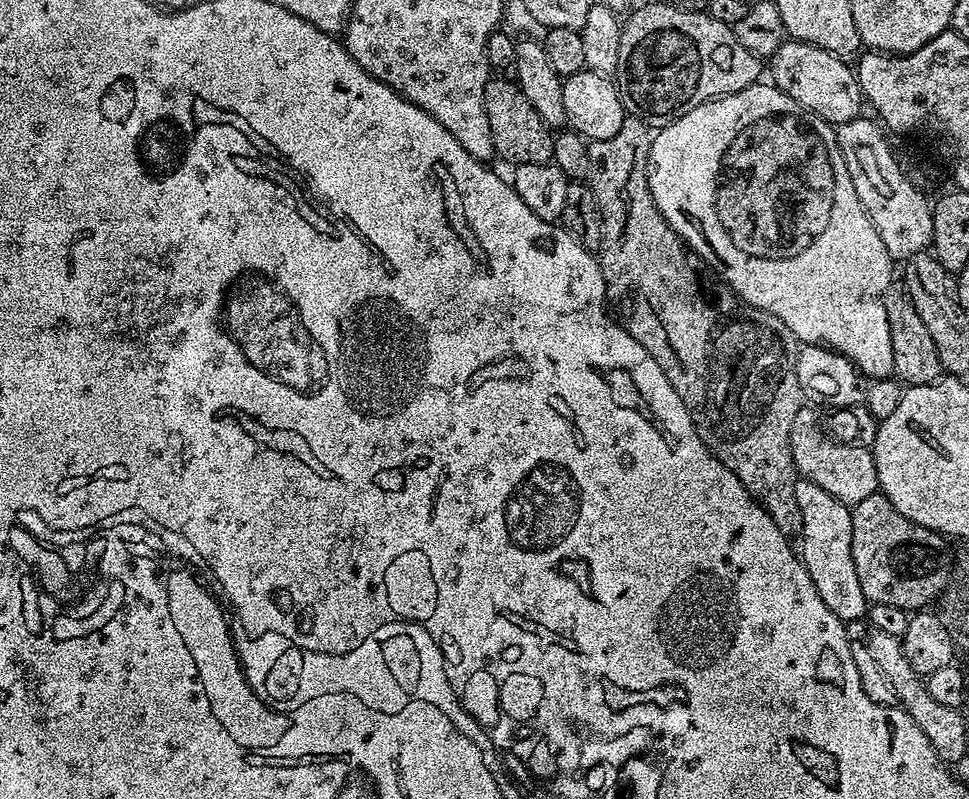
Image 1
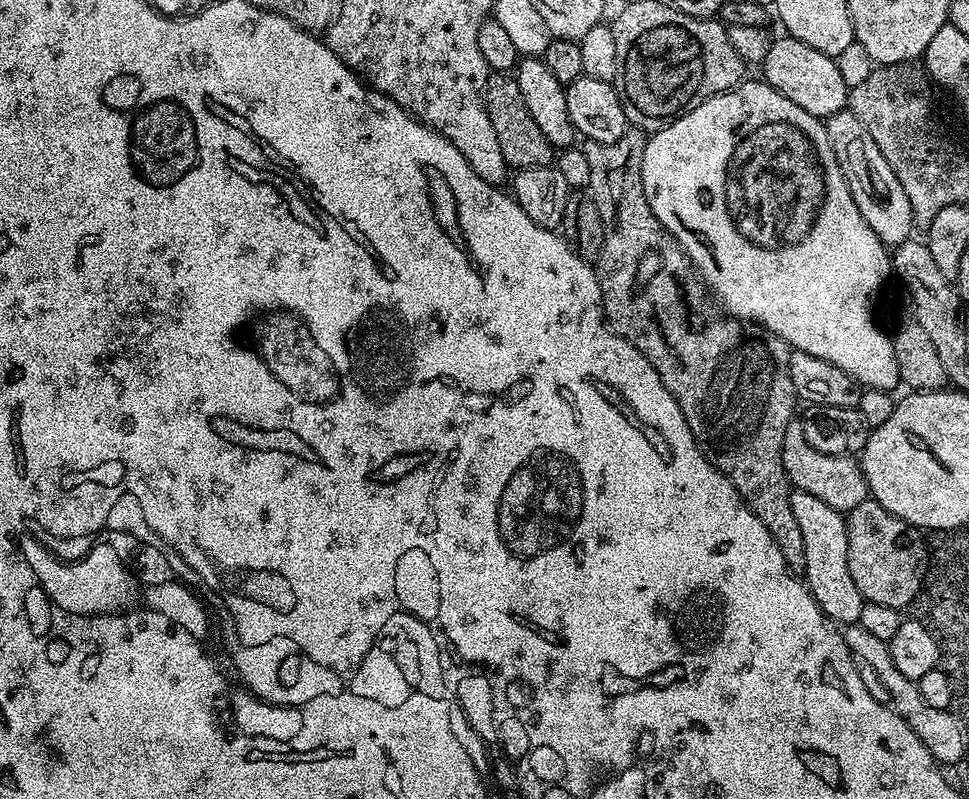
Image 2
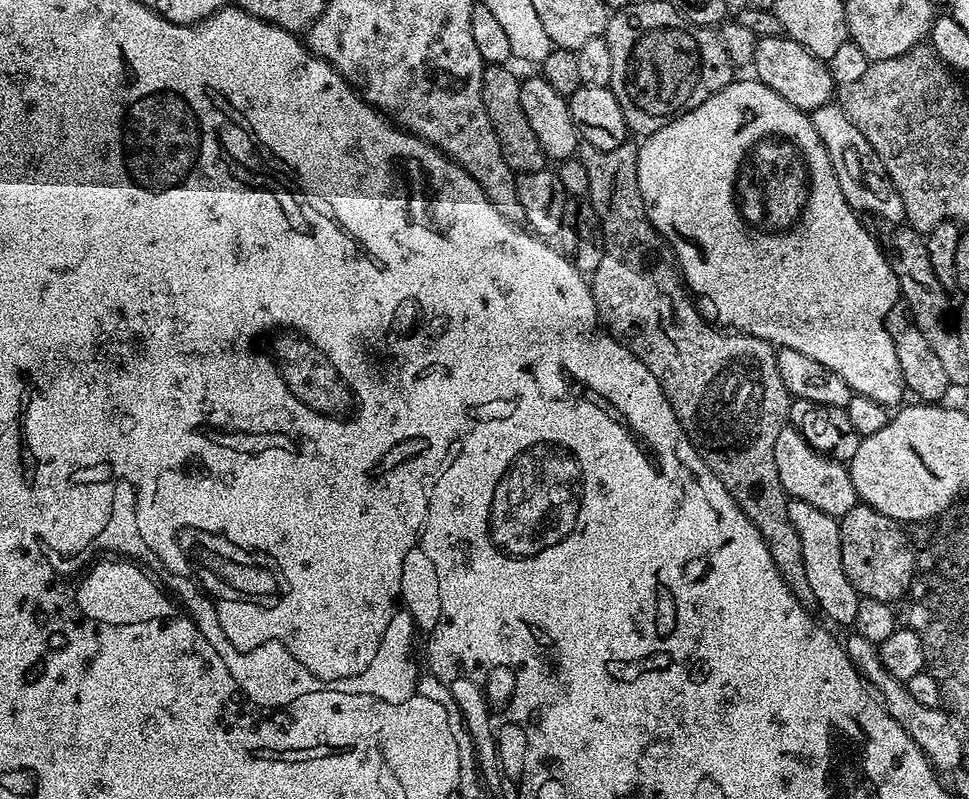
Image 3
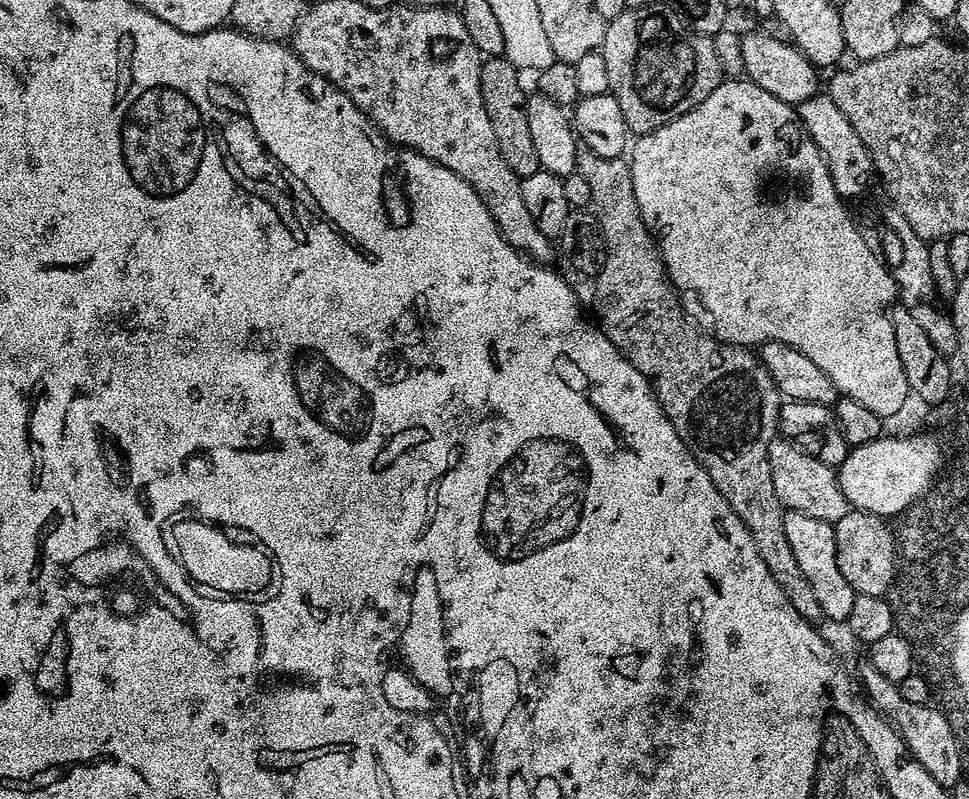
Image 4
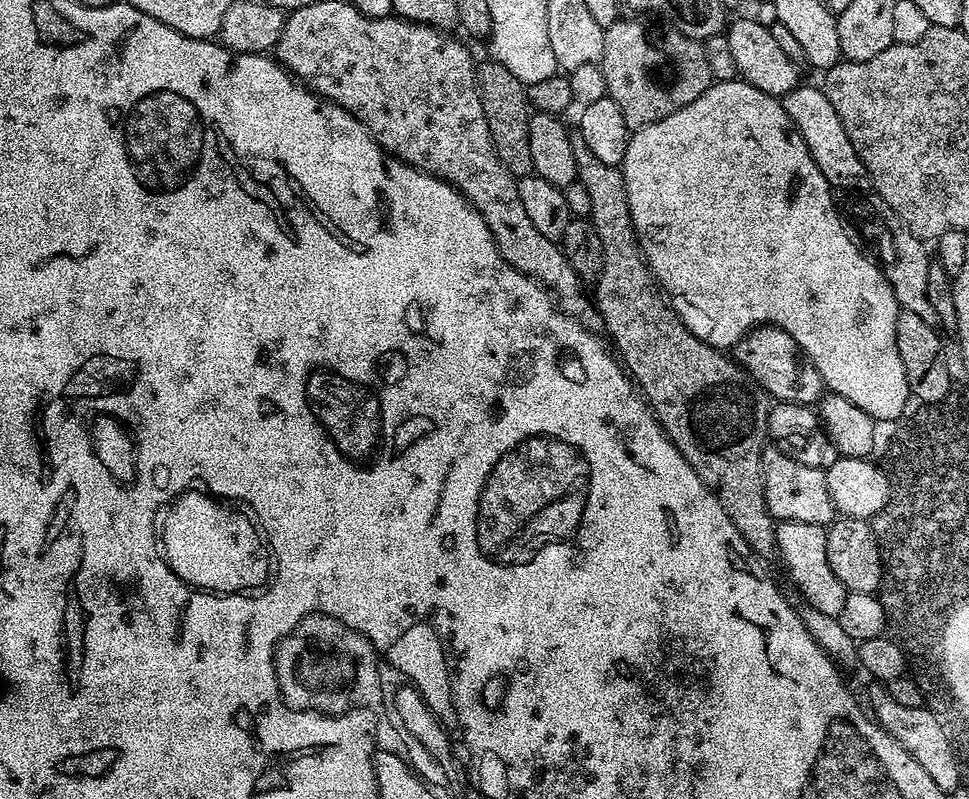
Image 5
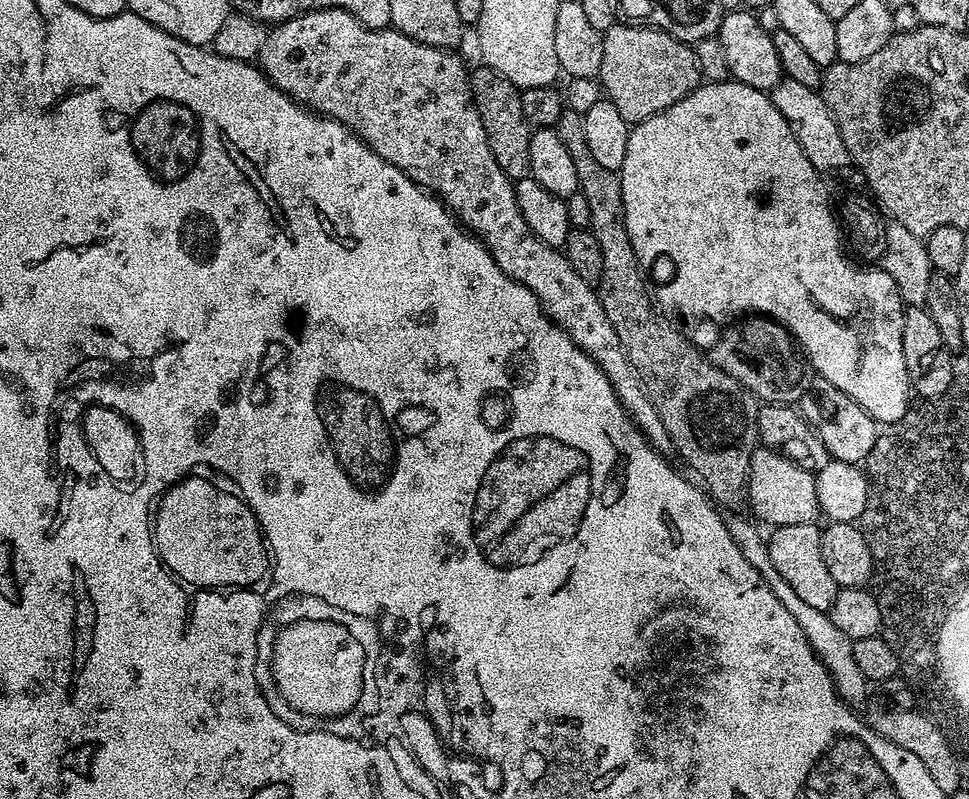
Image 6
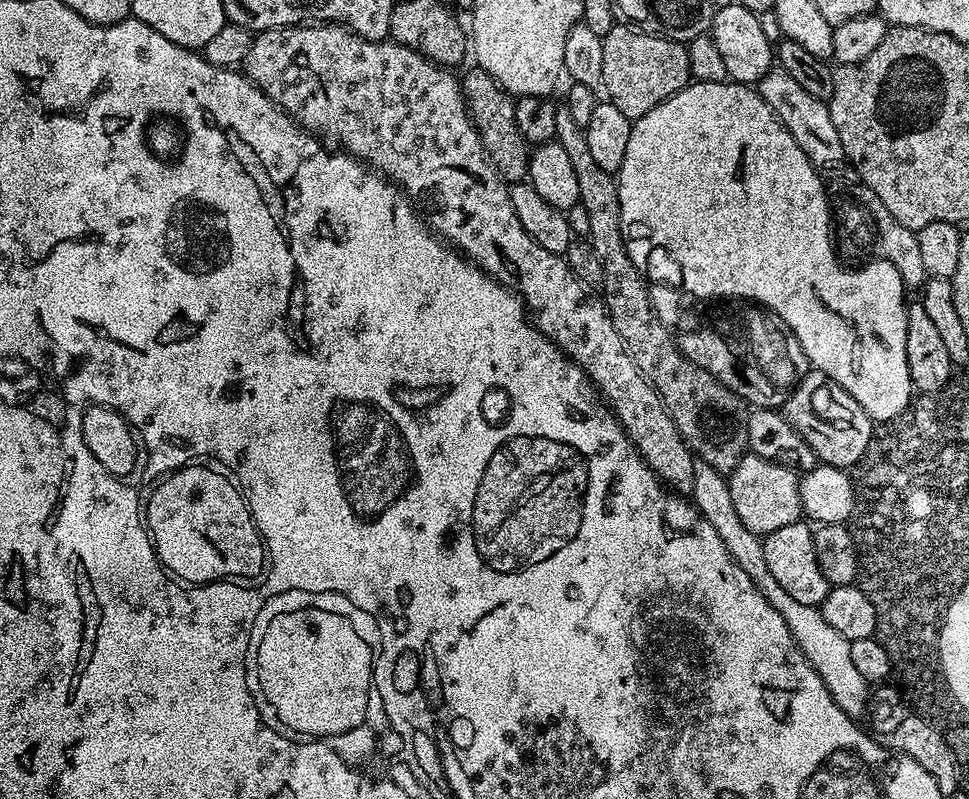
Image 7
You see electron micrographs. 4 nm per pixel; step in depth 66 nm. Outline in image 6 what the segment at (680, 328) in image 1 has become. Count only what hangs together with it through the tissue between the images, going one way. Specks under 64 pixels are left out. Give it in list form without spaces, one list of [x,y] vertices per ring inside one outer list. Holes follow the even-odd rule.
[[[565,107],[555,130],[574,162],[579,192],[586,194],[586,203],[590,205],[590,231],[594,238],[598,238],[598,246],[602,246],[598,295],[630,366],[634,366],[644,392],[658,410],[662,426],[666,426],[672,439],[673,449],[677,453],[680,451],[681,458],[704,479],[703,487],[717,501],[743,505],[748,491],[750,458],[760,439],[760,404],[756,395],[750,394],[742,382],[730,378],[730,374],[718,370],[718,366],[714,366],[705,353],[703,356],[701,349],[664,315],[653,297],[652,300],[648,297],[648,288],[640,273],[642,265],[626,234],[619,175],[606,170],[606,166],[601,166],[594,154],[590,154],[584,114]]]

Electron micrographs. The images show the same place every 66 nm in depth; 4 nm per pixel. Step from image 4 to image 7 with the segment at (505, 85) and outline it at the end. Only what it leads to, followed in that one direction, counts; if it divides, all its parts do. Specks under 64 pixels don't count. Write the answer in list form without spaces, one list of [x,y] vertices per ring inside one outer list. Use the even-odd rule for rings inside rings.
[[[472,66],[460,80],[460,89],[464,91],[464,105],[468,107],[468,116],[480,135],[484,153],[496,167],[496,173],[509,185],[521,183],[528,174],[528,157],[530,145],[524,141],[518,130],[518,122],[514,118],[516,100],[490,74],[486,74],[479,66]]]

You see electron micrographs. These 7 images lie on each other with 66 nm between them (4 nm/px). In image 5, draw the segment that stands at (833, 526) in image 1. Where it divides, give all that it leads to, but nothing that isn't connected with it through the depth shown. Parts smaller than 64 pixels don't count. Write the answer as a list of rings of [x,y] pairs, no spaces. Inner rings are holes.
[[[782,520],[776,526],[776,551],[778,560],[784,563],[790,579],[796,583],[805,603],[822,614],[839,616],[849,591],[838,582],[834,570],[830,570],[830,561],[826,558],[826,528],[814,522],[794,522]]]

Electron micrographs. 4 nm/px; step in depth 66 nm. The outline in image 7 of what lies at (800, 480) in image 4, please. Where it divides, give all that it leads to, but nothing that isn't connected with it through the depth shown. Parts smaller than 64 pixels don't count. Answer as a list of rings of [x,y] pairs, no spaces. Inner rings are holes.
[[[746,454],[738,462],[738,466],[727,473],[726,479],[730,499],[734,501],[738,518],[742,518],[742,526],[746,526],[746,530],[750,530],[755,536],[769,536],[774,530],[790,526],[801,519],[804,507],[800,497],[800,476],[791,468]]]

